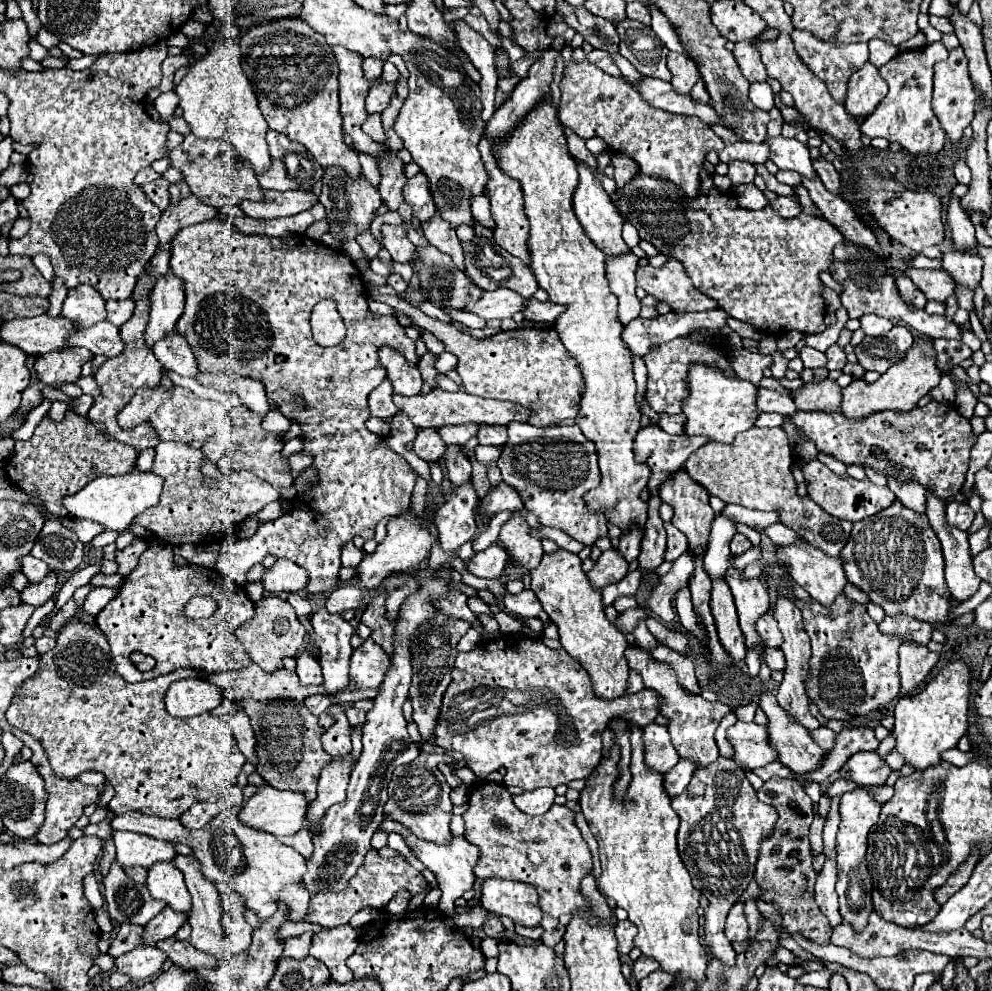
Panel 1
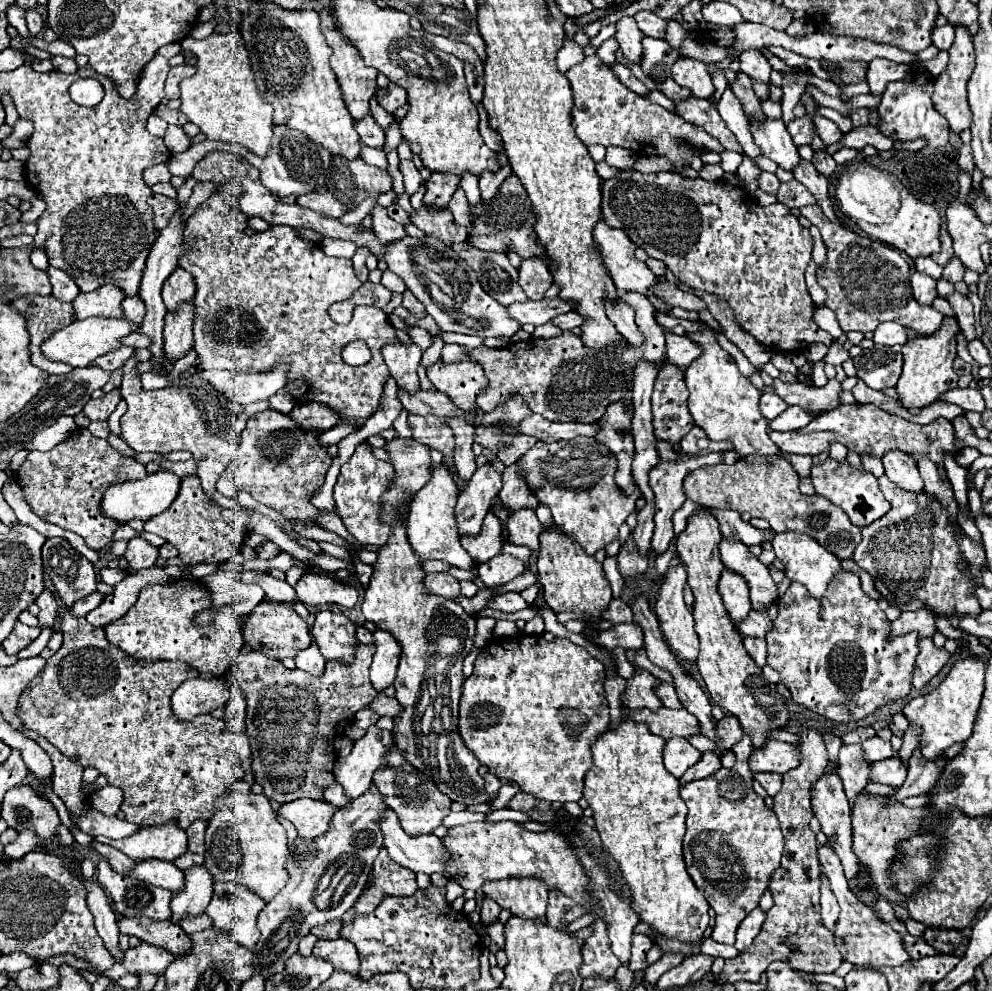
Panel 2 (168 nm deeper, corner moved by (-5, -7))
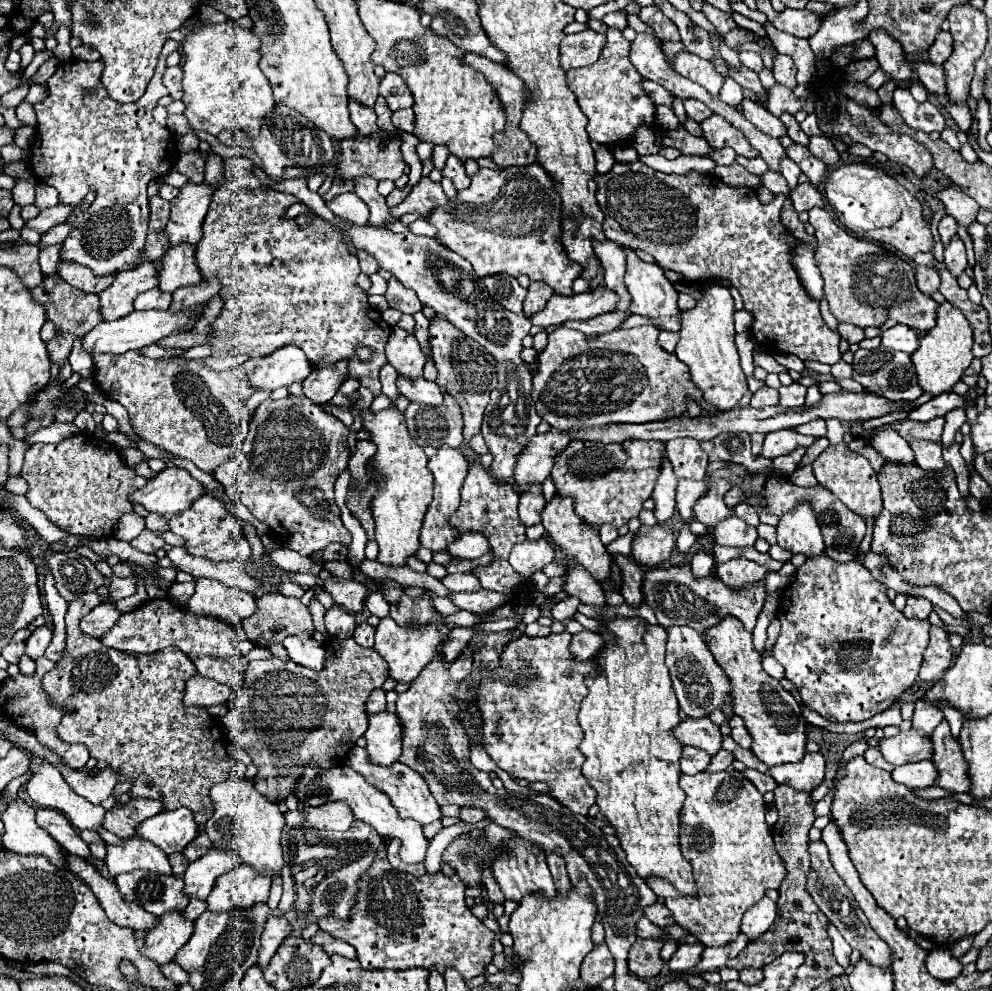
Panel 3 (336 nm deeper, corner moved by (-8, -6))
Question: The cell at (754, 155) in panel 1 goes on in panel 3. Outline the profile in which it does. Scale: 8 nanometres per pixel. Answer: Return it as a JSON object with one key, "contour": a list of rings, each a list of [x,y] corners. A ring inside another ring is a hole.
{"contour":[[[716,148],[710,152],[710,160],[714,160],[716,164],[734,164],[736,162],[736,152],[732,148]]]}

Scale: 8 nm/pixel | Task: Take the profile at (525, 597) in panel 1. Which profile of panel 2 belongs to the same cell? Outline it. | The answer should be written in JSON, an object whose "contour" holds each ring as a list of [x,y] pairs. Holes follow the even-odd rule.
{"contour":[[[515,591],[511,593],[501,593],[497,597],[493,597],[489,603],[487,603],[491,609],[499,609],[499,611],[505,611],[505,613],[515,613],[515,611],[521,611],[521,609],[529,609],[531,605]]]}

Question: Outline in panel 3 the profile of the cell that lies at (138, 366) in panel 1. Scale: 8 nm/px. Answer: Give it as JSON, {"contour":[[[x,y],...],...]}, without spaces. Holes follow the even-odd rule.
{"contour":[[[202,182],[202,184],[184,184],[172,204],[170,222],[166,226],[166,232],[170,236],[170,246],[176,246],[180,242],[196,244],[202,236],[202,222],[208,212],[208,204],[212,200],[214,186]]]}

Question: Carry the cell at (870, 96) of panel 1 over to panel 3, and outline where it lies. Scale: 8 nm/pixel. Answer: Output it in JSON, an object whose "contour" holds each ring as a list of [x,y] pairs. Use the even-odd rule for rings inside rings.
{"contour":[[[872,30],[868,40],[876,48],[876,60],[880,62],[880,68],[890,74],[894,82],[910,80],[912,70],[904,58],[904,50],[898,40],[894,40],[886,30]]]}

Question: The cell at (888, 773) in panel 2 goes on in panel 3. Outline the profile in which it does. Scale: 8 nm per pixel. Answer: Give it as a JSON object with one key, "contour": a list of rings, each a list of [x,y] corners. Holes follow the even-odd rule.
{"contour":[[[924,760],[918,764],[906,764],[906,766],[894,768],[892,778],[910,788],[928,788],[928,786],[936,784],[938,770],[930,760]]]}

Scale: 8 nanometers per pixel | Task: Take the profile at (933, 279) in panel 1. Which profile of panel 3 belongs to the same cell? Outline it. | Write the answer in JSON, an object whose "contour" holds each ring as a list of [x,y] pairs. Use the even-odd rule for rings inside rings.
{"contour":[[[958,236],[944,246],[944,262],[954,276],[960,276],[966,270],[966,248]]]}

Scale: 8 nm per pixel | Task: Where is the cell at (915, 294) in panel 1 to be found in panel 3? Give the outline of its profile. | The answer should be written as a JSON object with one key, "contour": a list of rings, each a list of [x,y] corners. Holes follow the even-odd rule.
{"contour":[[[916,266],[916,280],[918,280],[918,288],[924,294],[934,294],[940,286],[938,272],[934,272],[930,266]]]}

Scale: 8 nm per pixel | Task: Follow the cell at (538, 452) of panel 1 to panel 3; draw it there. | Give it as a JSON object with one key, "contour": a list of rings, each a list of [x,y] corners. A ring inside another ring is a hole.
{"contour":[[[572,440],[570,446],[556,456],[556,464],[552,468],[552,478],[554,478],[556,490],[560,496],[574,498],[576,514],[582,516],[582,520],[586,524],[590,524],[594,528],[600,528],[602,524],[612,524],[614,528],[620,528],[622,524],[626,524],[626,520],[638,516],[642,510],[642,504],[652,496],[656,478],[660,474],[664,448],[666,448],[666,444],[662,444],[662,442],[644,442],[644,440],[626,440],[624,444]]]}

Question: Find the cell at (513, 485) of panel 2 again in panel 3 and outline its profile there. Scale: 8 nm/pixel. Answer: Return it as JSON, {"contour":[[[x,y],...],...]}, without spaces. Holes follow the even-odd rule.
{"contour":[[[554,428],[532,436],[532,440],[526,442],[526,448],[514,470],[516,488],[522,490],[526,484],[542,484],[554,466],[556,454],[560,454],[566,444],[570,444],[570,436]]]}

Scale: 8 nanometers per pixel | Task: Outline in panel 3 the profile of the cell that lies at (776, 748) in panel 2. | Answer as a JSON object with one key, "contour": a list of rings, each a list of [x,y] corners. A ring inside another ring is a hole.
{"contour":[[[820,752],[806,754],[798,764],[780,764],[778,768],[770,768],[768,774],[778,784],[788,784],[798,792],[812,792],[824,780],[824,758]]]}

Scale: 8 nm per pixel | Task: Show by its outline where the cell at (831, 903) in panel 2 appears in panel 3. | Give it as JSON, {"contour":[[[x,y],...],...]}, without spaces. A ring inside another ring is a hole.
{"contour":[[[830,924],[828,926],[828,932],[830,932],[830,940],[832,940],[832,944],[834,944],[834,958],[836,958],[836,962],[842,966],[842,968],[846,968],[848,964],[850,964],[850,952],[852,952],[852,948],[850,948],[850,944],[838,934],[838,930]]]}

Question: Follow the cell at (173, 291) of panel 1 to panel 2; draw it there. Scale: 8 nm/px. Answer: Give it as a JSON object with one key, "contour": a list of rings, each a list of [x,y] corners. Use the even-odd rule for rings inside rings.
{"contour":[[[177,267],[163,285],[163,301],[167,305],[167,311],[173,313],[181,303],[187,303],[195,297],[195,281],[191,273]]]}

